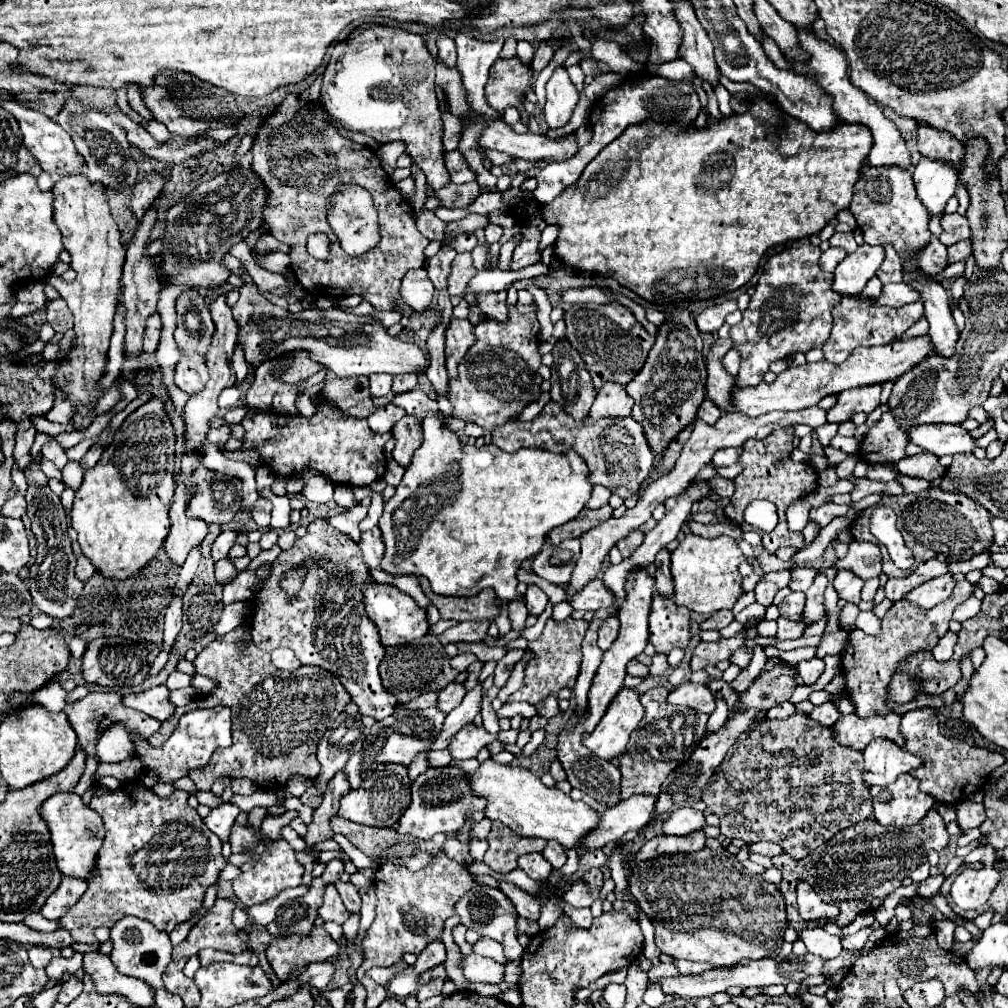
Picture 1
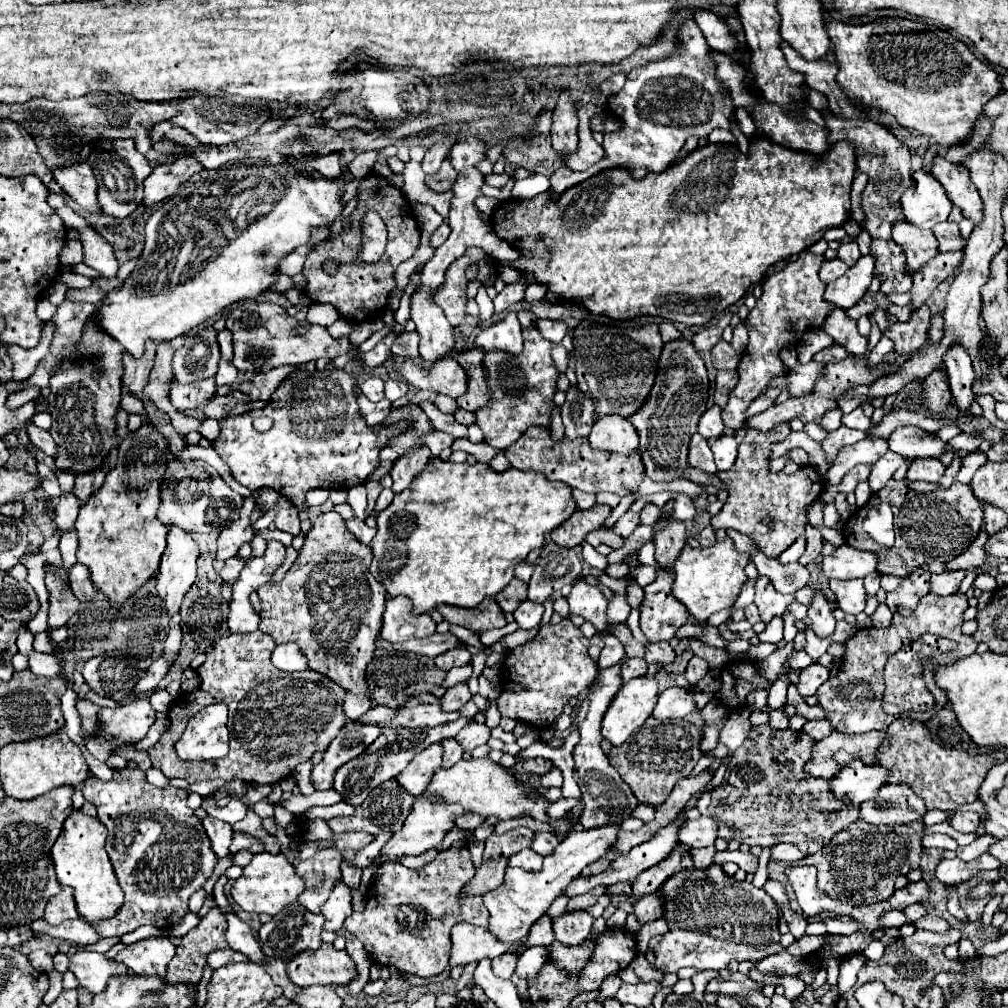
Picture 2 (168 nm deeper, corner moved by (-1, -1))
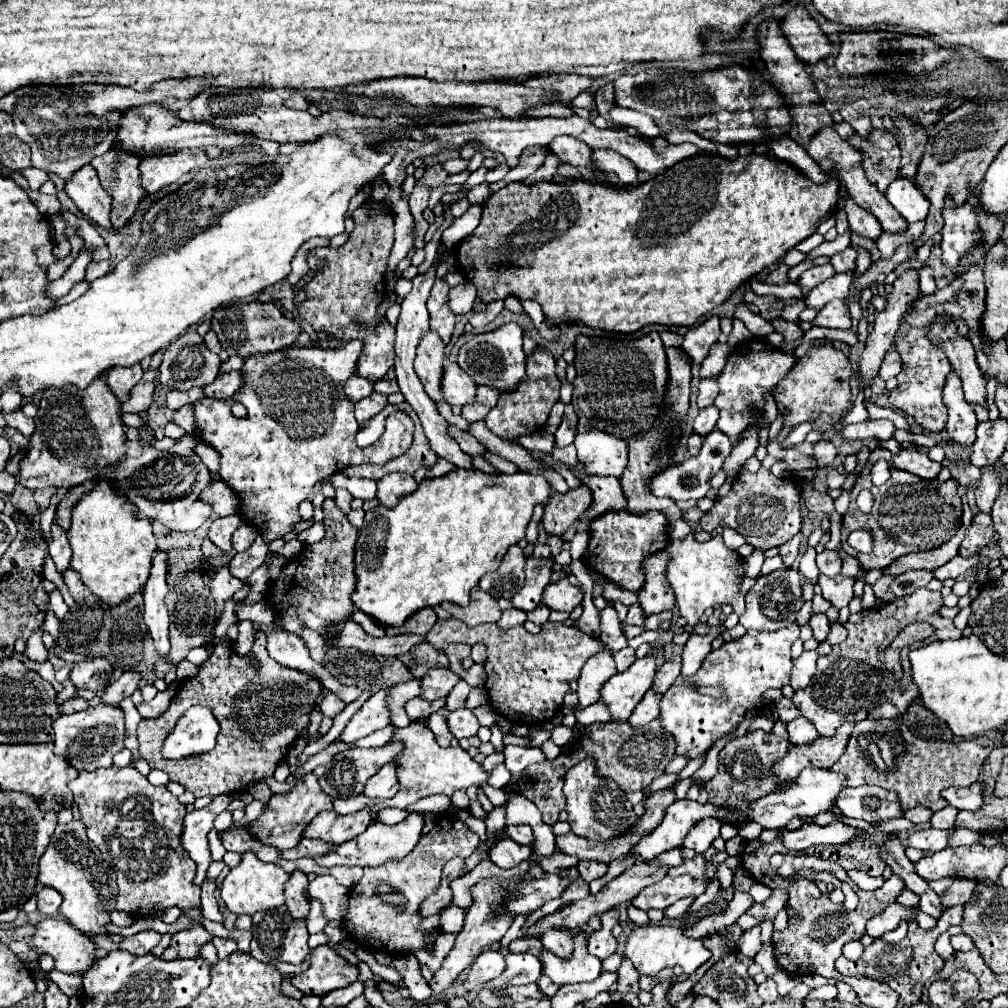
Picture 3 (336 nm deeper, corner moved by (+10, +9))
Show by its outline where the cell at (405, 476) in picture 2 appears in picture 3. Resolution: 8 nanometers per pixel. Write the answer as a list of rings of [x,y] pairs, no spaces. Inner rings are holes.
[[[392,472],[392,474],[386,474],[382,480],[378,480],[378,494],[376,498],[380,500],[382,506],[396,506],[398,498],[404,496],[404,494],[410,494],[416,490],[416,480],[414,476],[408,476],[408,474],[400,474],[400,472]]]

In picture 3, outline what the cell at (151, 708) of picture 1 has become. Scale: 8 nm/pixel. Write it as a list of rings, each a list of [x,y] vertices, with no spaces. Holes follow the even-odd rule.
[[[98,704],[98,706],[88,706],[82,712],[74,714],[64,714],[60,716],[54,724],[54,752],[62,754],[64,758],[70,760],[70,764],[80,772],[80,770],[96,770],[100,766],[108,768],[112,764],[112,756],[120,750],[124,750],[124,718],[122,718],[122,708],[120,706],[110,706],[110,704]]]

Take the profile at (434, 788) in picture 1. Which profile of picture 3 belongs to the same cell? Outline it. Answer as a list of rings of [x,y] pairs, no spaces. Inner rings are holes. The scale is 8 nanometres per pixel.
[[[420,812],[408,814],[408,818],[404,818],[402,822],[394,824],[394,826],[384,826],[384,824],[372,822],[366,828],[366,832],[356,836],[356,840],[348,840],[344,844],[336,846],[332,852],[316,858],[316,862],[320,866],[332,868],[332,866],[378,866],[388,860],[402,860],[418,844],[420,836],[422,836],[422,828],[424,828],[424,816]]]

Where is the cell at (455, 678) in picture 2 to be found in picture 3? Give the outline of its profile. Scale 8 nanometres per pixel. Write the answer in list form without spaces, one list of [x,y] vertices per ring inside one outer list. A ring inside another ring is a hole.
[[[430,668],[422,678],[422,698],[436,700],[446,696],[456,684],[460,682],[460,676],[452,672],[450,668]]]

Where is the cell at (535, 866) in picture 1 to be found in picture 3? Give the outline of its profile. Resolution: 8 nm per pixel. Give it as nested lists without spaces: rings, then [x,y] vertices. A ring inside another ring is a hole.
[[[506,838],[502,842],[496,842],[490,850],[490,860],[498,864],[500,868],[516,868],[520,862],[528,860],[532,854],[532,848],[524,844],[516,844],[514,840]]]

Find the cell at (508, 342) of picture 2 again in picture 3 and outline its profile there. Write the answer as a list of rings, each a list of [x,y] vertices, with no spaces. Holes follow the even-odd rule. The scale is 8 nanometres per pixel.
[[[508,322],[498,326],[492,332],[474,334],[464,346],[458,350],[458,364],[460,368],[476,382],[488,384],[496,390],[508,390],[524,378],[524,362],[526,354],[522,350],[522,328],[516,322]]]

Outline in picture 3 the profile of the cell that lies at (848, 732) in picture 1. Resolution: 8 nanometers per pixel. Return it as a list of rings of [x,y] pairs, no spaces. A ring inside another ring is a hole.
[[[848,722],[840,726],[834,736],[818,736],[812,744],[792,746],[788,754],[772,766],[772,770],[778,774],[780,780],[796,780],[796,776],[806,766],[830,768],[844,754],[844,748],[848,746],[848,736],[852,734],[854,726],[854,722]]]

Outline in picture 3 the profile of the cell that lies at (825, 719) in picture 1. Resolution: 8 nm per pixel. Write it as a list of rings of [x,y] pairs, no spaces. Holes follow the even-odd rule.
[[[800,716],[792,722],[788,722],[788,736],[790,736],[792,744],[806,744],[806,742],[814,742],[818,732],[810,720],[804,720]]]

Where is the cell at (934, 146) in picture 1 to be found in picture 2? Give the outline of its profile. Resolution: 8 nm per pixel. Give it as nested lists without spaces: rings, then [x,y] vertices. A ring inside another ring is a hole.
[[[941,156],[935,158],[933,162],[933,172],[931,172],[945,188],[949,200],[961,208],[963,216],[973,220],[977,226],[983,220],[983,202],[979,198],[979,192],[975,190],[975,184],[971,182],[965,166],[951,166],[949,162],[943,162]]]

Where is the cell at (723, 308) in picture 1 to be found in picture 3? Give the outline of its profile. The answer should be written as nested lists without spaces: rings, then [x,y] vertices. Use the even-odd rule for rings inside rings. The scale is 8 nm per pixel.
[[[710,316],[708,320],[704,320],[702,324],[696,324],[692,328],[688,328],[688,332],[684,334],[684,342],[682,342],[682,350],[694,360],[694,362],[702,362],[710,350],[710,346],[714,342],[718,342],[720,336],[720,322],[718,316]]]

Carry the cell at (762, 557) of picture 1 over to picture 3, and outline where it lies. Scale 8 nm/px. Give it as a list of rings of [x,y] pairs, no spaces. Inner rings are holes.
[[[796,534],[792,540],[788,540],[786,544],[780,546],[780,556],[784,558],[784,562],[788,566],[792,566],[796,562],[796,556],[798,556],[798,548],[800,548],[800,542],[802,542],[802,534]]]

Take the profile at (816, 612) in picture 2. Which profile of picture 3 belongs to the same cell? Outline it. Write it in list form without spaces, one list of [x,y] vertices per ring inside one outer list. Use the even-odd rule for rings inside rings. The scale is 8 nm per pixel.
[[[816,612],[816,614],[811,615],[809,625],[812,628],[814,638],[818,642],[824,642],[824,638],[826,638],[826,634],[828,634],[828,630],[830,630],[828,616]]]

